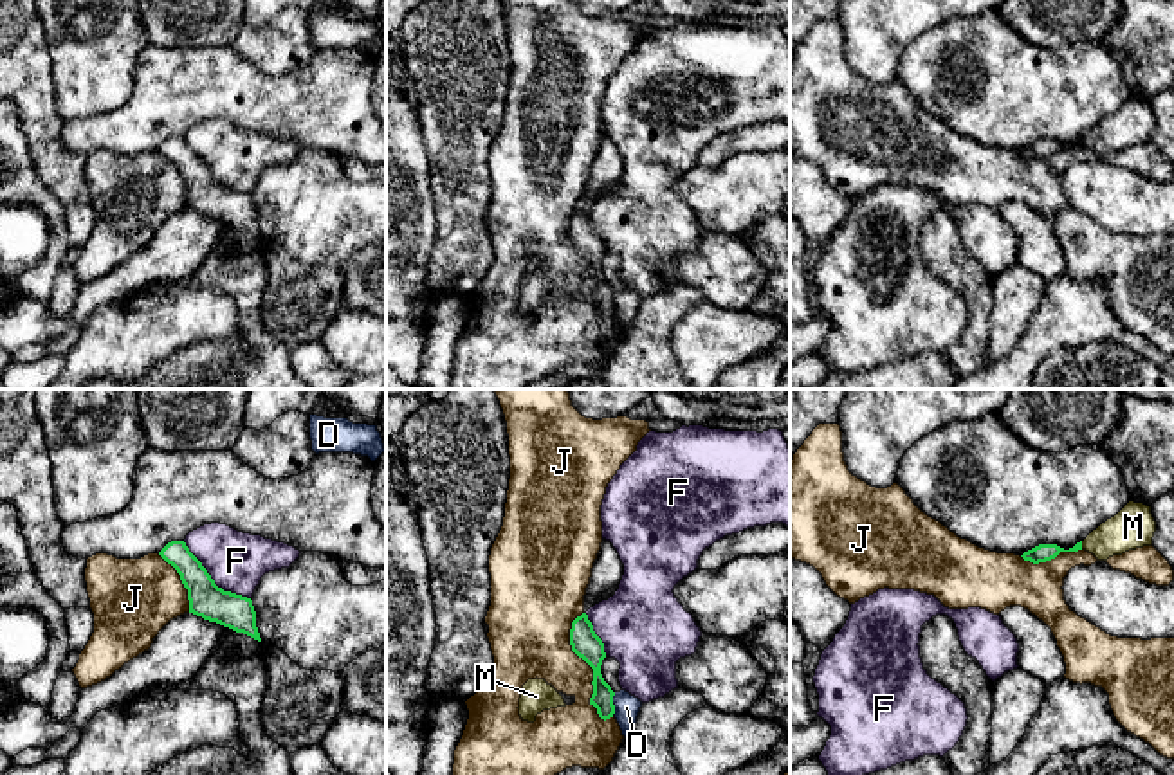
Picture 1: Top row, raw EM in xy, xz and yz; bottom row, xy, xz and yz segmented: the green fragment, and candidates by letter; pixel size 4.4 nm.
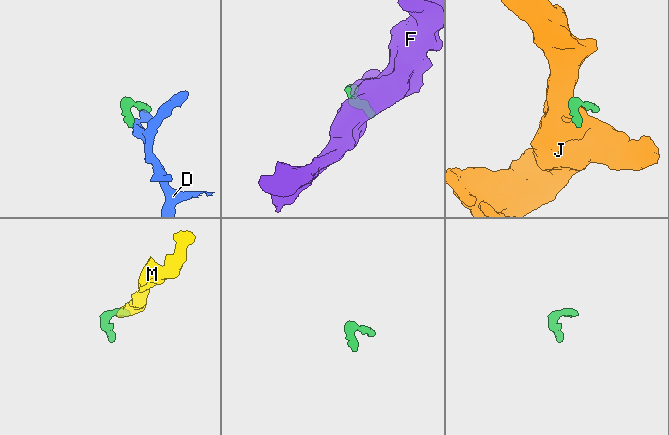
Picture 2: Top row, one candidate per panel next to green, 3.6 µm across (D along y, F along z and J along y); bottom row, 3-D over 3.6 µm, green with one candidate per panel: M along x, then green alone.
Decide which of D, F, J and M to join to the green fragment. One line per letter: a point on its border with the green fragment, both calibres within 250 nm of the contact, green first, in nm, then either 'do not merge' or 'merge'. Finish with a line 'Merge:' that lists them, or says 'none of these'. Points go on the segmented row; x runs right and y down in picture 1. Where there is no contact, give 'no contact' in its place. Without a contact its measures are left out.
D: meets green in xz at (612, 703); 110 nm thick on the green side, 110 nm on the other; do not merge
F: meets green in xy at (211, 579); 160 nm thick on the green side, 260 nm on the other; do not merge
J: meets green in xz at (590, 665); 120 nm thick on the green side, 280 nm on the other; do not merge
M: meets green in yz at (1081, 545); 80 nm thick on the green side, 190 nm on the other; merge
Merge: M

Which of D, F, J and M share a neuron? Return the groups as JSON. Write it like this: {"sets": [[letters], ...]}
{"sets": [["D"], ["F"], ["J"], ["M"]]}

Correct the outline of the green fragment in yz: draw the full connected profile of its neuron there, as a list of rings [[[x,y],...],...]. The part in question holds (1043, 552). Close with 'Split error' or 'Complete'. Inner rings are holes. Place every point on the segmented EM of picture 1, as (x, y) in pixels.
[[[1129,501],[1114,517],[1102,523],[1073,548],[1064,550],[1057,544],[1039,544],[1024,552],[1021,557],[1039,564],[1055,559],[1060,552],[1086,550],[1098,561],[1107,561],[1113,555],[1122,555],[1129,550],[1151,546],[1154,532],[1156,521],[1151,514],[1151,506]]]. Split error

